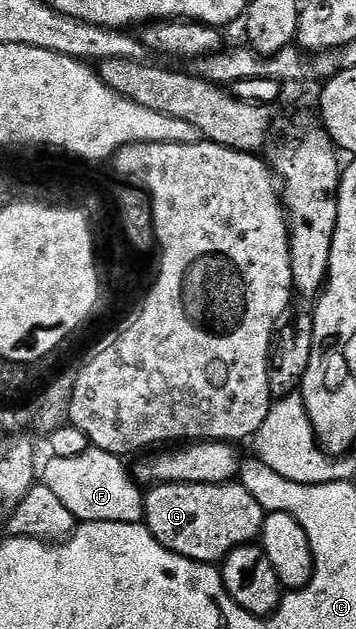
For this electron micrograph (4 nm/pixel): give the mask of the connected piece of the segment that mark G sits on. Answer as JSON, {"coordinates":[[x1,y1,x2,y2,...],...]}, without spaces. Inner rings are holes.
{"coordinates":[[169,482,168,484,156,484,146,489,143,497,145,526,173,554,181,554,190,560,196,560,202,564,218,565,237,546,254,544,259,540,263,529,263,517,265,515,262,506,245,490,245,486,238,482,225,484,182,484,181,482]]}

